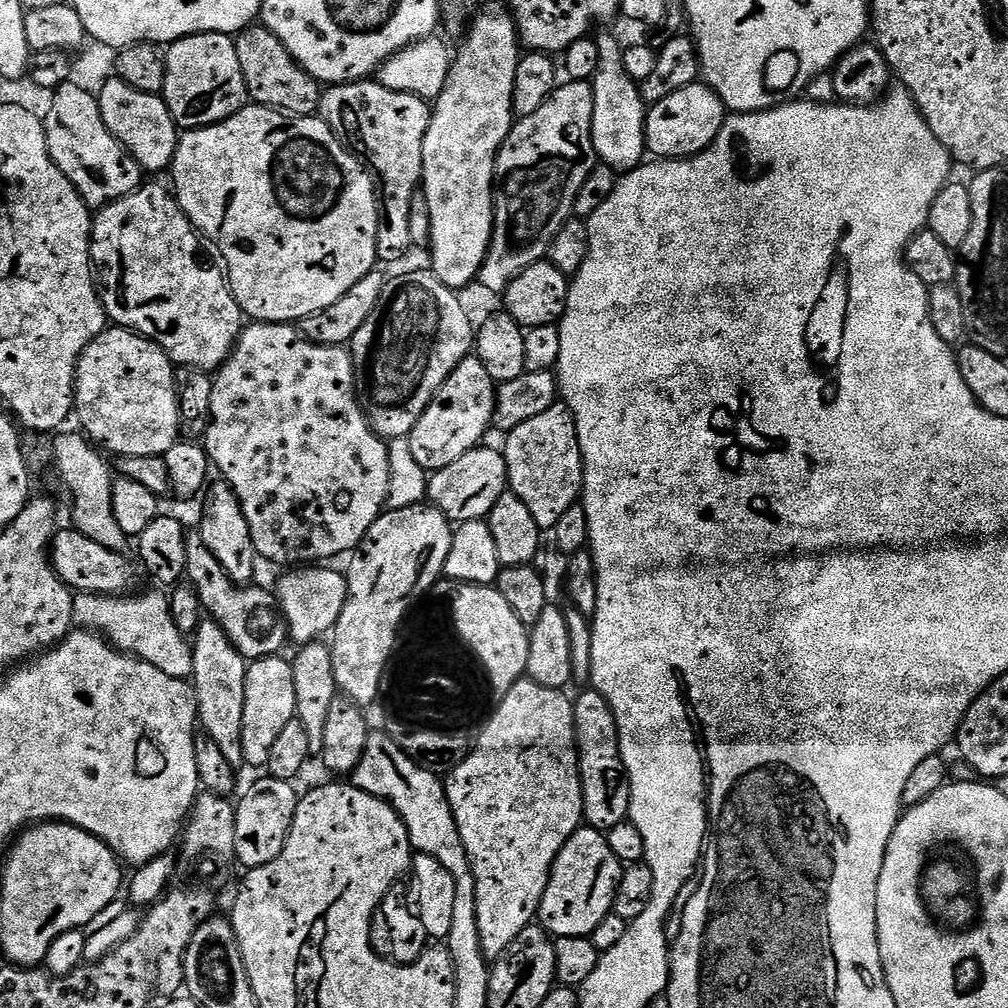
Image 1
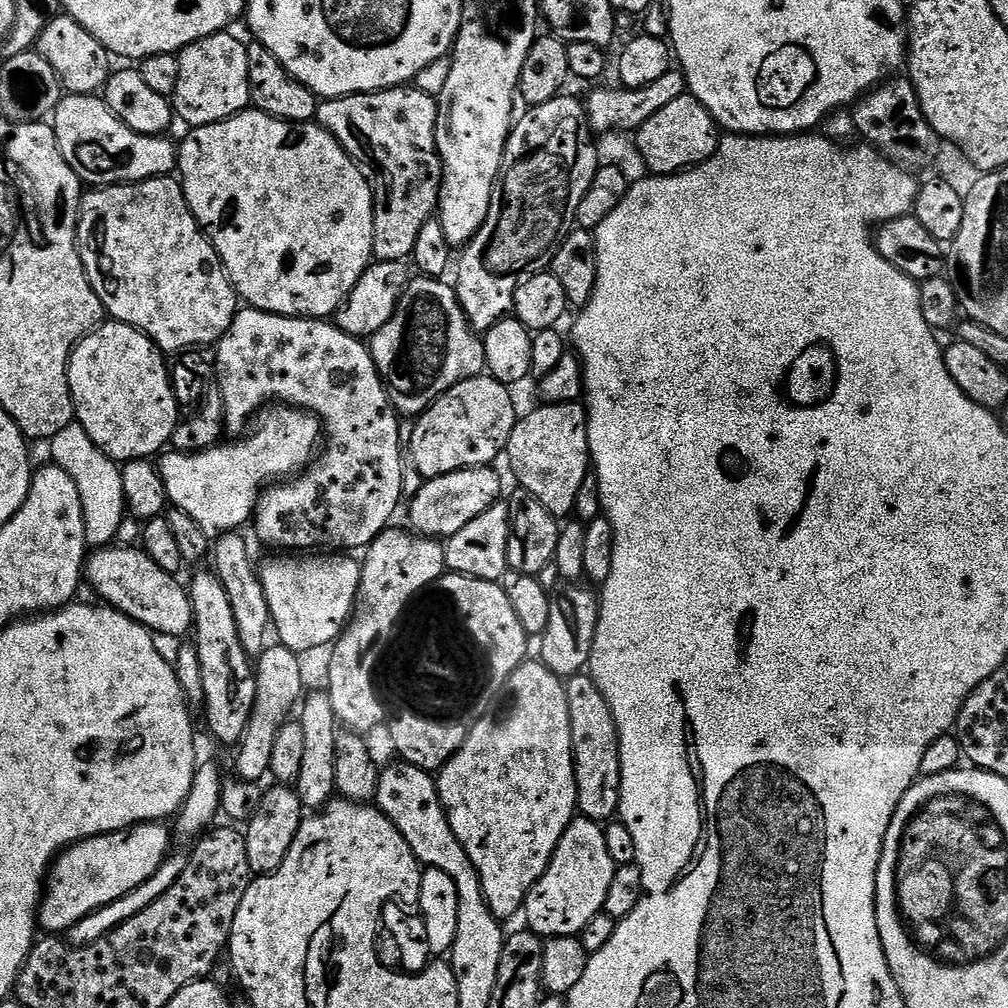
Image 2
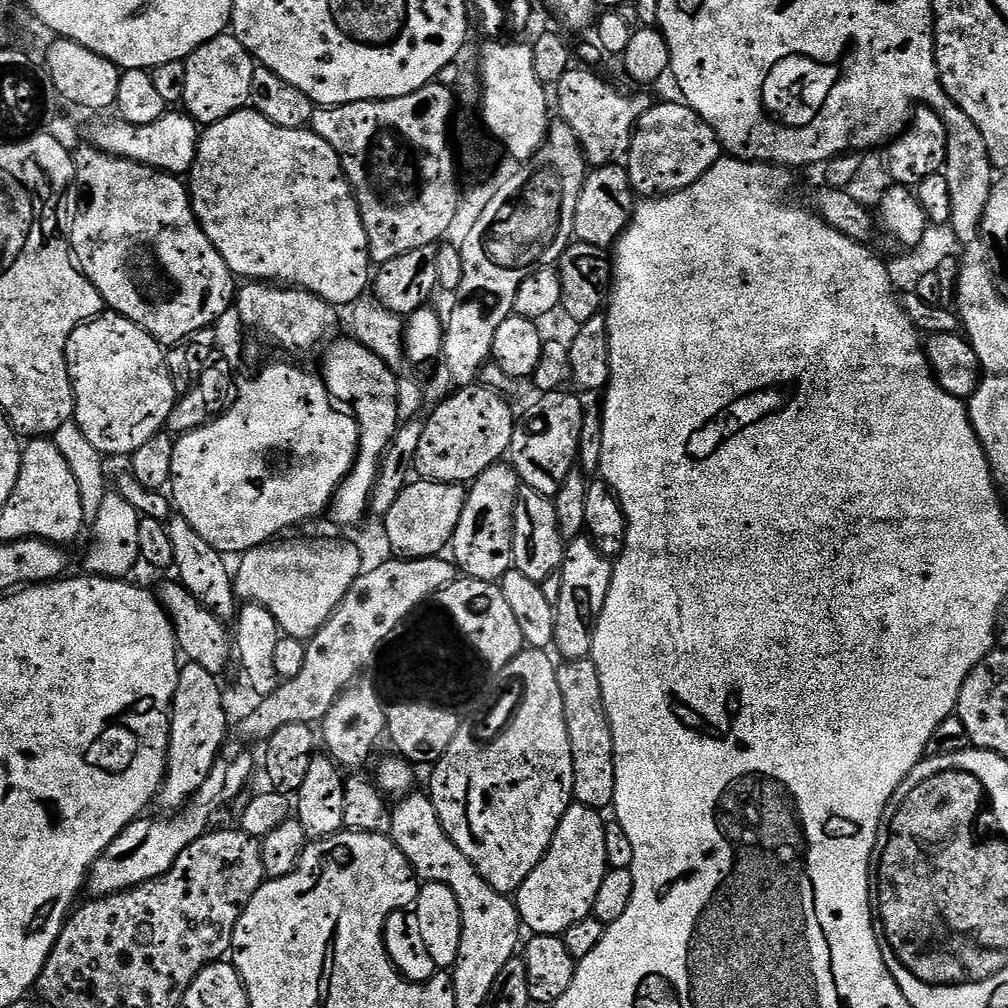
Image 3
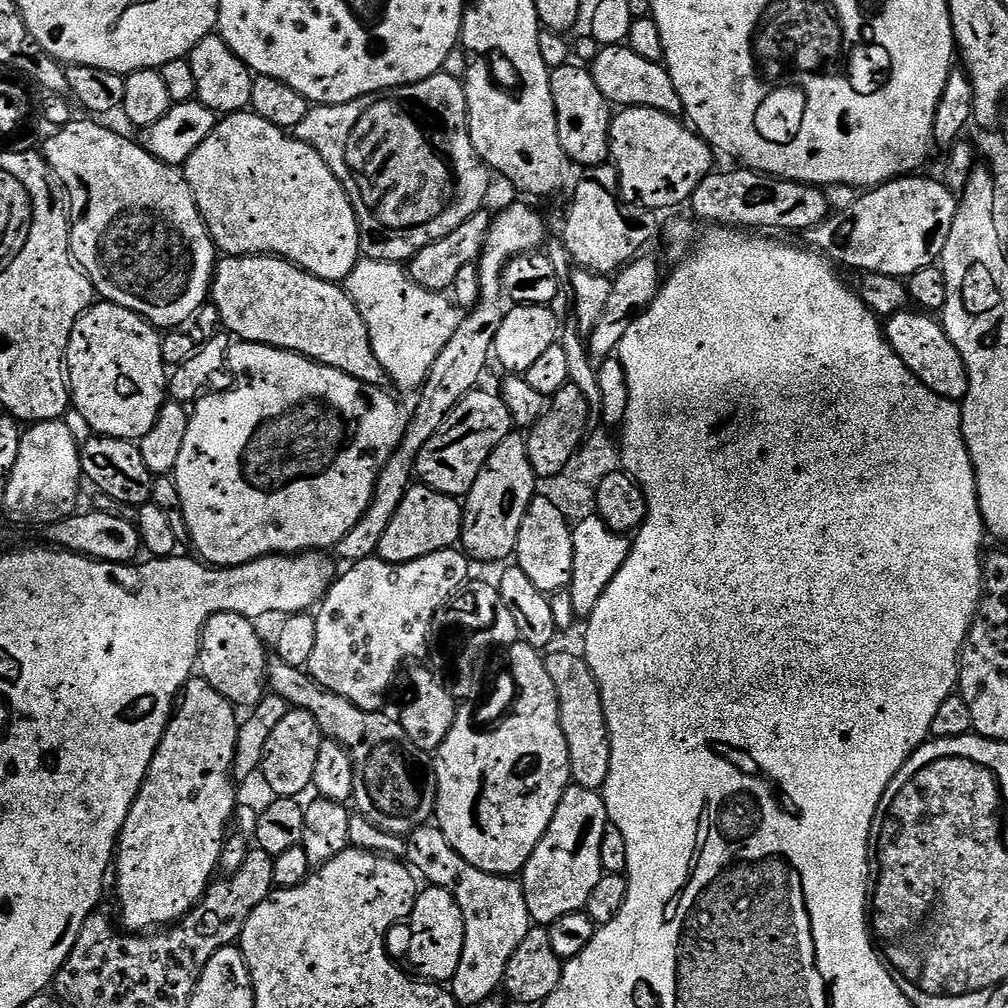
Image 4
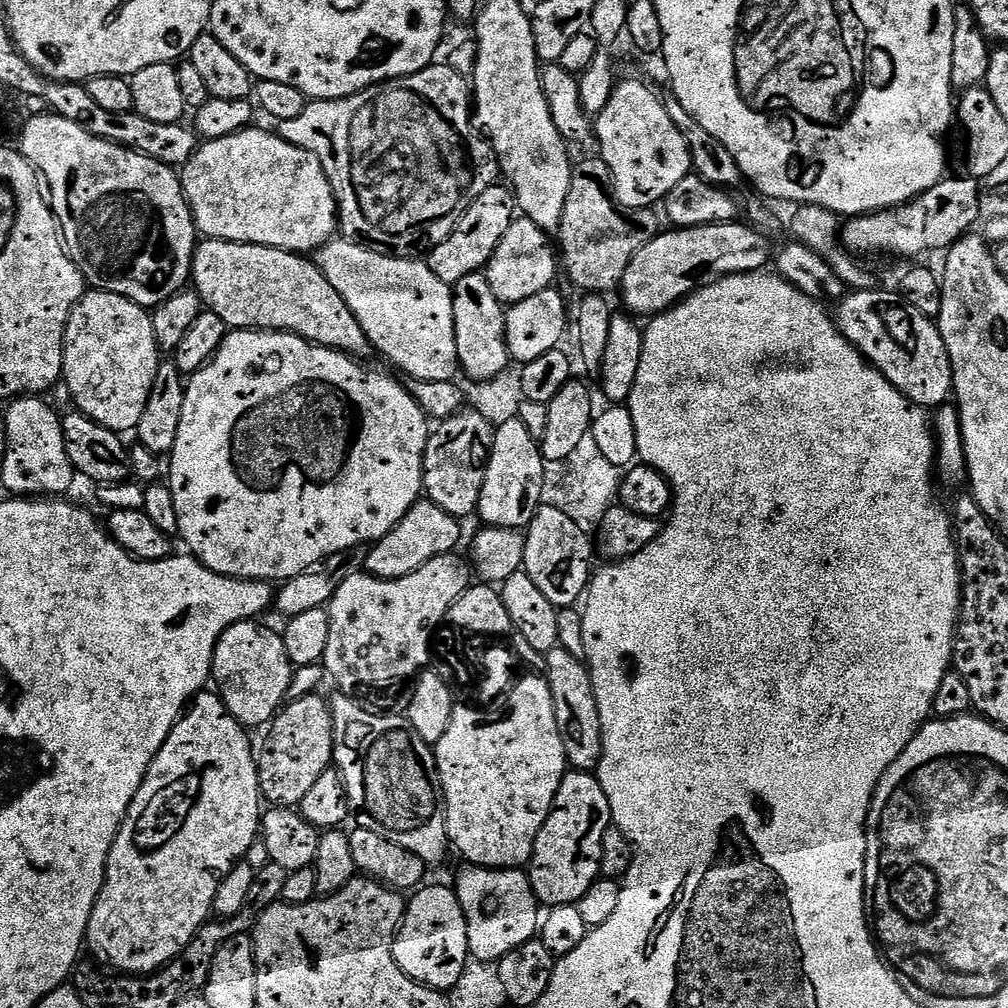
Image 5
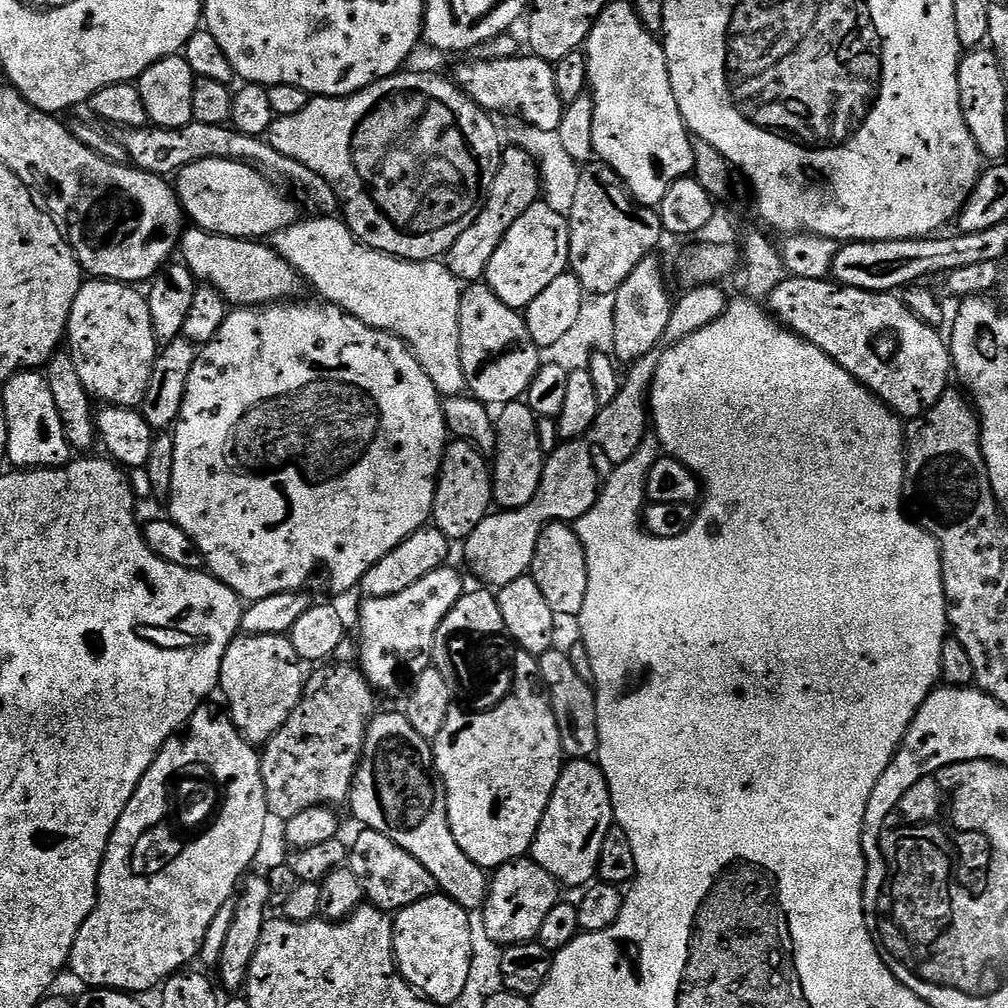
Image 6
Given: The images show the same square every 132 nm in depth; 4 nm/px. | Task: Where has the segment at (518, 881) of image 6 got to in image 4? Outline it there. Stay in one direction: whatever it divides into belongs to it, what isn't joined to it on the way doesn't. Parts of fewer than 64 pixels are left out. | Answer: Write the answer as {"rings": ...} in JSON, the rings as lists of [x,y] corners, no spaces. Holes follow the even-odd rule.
{"rings":[[[436,826],[413,830],[406,840],[406,860],[421,877],[424,875],[428,879],[431,887],[446,889],[454,902],[458,902],[458,910],[462,910],[464,919],[464,945],[462,962],[458,962],[458,970],[450,982],[450,991],[456,997],[457,1005],[479,1006],[495,993],[492,992],[495,988],[503,985],[510,954],[518,950],[522,938],[526,938],[534,926],[526,910],[523,887],[515,879],[495,876],[470,866],[470,862],[459,856],[450,842],[446,842]]]}

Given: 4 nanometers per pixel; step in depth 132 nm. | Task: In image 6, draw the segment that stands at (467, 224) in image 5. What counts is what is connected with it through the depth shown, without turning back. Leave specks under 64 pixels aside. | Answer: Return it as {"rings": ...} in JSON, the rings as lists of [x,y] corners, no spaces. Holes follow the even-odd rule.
{"rings":[[[505,148],[500,154],[500,168],[496,172],[494,182],[490,186],[488,196],[484,199],[484,208],[473,224],[462,230],[446,253],[448,272],[461,282],[480,282],[488,275],[490,258],[494,258],[494,250],[506,238],[506,230],[530,210],[541,199],[540,167],[534,158],[524,149]]]}

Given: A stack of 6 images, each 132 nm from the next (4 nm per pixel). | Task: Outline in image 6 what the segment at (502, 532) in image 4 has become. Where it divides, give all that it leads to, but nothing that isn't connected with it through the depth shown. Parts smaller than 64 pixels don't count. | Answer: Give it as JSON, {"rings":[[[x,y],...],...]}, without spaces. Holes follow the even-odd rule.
{"rings":[[[523,399],[515,400],[514,403],[512,403],[512,404],[503,405],[503,407],[501,407],[499,409],[499,412],[500,412],[500,417],[498,414],[494,420],[496,434],[497,434],[497,448],[496,448],[496,452],[494,455],[494,463],[491,465],[491,469],[492,469],[492,498],[493,498],[493,501],[495,501],[495,503],[497,505],[500,504],[499,507],[501,509],[504,509],[504,510],[505,509],[515,509],[515,508],[520,508],[520,507],[526,506],[526,504],[528,502],[530,502],[530,500],[532,498],[534,498],[535,492],[538,490],[539,483],[540,483],[540,481],[542,481],[542,474],[543,474],[544,461],[545,461],[546,454],[544,453],[544,451],[542,450],[542,446],[538,442],[538,430],[536,429],[536,421],[537,421],[538,417],[535,416],[534,413],[532,413],[532,411],[530,410],[530,406]]]}

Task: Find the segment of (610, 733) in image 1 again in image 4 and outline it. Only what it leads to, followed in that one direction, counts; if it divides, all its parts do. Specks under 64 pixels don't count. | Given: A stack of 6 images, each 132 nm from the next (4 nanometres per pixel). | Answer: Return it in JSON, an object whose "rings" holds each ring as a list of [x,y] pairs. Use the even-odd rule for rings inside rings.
{"rings":[[[552,652],[544,656],[546,674],[554,682],[558,694],[562,734],[566,734],[572,784],[577,788],[600,792],[610,774],[610,750],[612,742],[608,739],[608,723],[602,706],[602,694],[588,661],[583,655],[572,652]]]}

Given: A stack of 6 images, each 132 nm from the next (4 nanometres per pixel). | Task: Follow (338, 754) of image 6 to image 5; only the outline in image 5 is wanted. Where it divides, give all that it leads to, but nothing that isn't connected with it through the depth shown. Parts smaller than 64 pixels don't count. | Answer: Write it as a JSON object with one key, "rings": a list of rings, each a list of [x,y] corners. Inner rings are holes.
{"rings":[[[300,696],[296,701],[285,703],[275,720],[267,729],[268,741],[264,749],[259,749],[258,763],[260,765],[260,794],[269,805],[277,808],[295,809],[306,798],[310,786],[322,778],[322,774],[333,767],[334,738],[336,725],[332,722],[332,709],[329,701],[320,696]]]}

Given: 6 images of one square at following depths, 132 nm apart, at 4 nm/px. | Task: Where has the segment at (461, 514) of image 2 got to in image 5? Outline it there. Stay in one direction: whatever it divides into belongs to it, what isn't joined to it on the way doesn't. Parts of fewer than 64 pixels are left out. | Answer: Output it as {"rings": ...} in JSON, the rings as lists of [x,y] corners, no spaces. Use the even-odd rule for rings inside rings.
{"rings":[[[421,498],[406,514],[406,518],[402,518],[402,522],[390,530],[390,534],[367,549],[368,557],[364,568],[380,580],[406,578],[406,574],[414,574],[418,566],[426,566],[430,558],[455,553],[460,544],[460,524],[457,517],[446,514],[446,510],[442,510],[433,500]]]}

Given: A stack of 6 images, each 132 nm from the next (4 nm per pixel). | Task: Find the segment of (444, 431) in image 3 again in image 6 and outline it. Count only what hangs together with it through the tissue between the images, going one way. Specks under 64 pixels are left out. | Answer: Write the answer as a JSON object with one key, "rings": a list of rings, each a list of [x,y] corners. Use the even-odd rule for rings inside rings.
{"rings":[[[457,439],[444,451],[440,479],[436,481],[436,497],[432,507],[434,527],[453,542],[464,542],[493,507],[492,469],[489,461],[475,445]]]}

